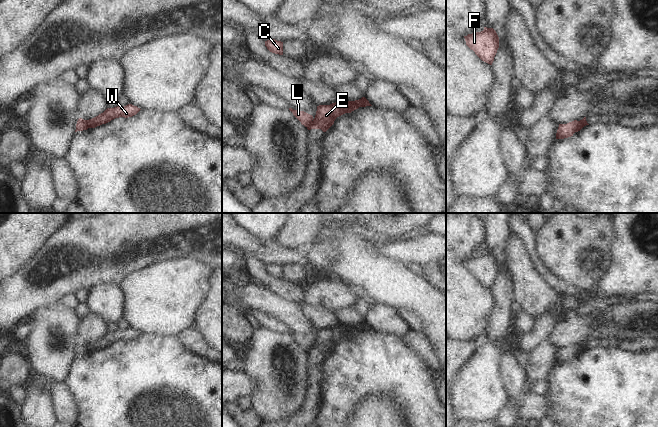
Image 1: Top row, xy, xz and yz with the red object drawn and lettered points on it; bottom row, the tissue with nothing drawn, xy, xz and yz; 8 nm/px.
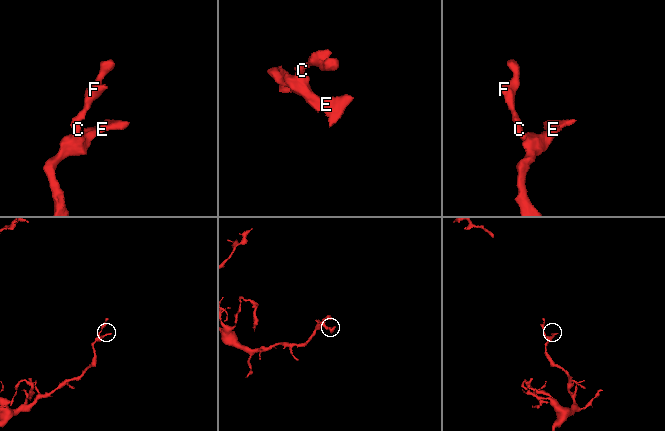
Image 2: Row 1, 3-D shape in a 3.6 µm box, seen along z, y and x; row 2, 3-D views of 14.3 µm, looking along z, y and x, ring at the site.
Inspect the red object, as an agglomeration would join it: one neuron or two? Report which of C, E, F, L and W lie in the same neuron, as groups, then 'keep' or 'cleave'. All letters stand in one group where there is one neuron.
C F L / E W | cleave

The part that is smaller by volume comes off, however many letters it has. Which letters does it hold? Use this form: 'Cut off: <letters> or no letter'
Cut off: E, W

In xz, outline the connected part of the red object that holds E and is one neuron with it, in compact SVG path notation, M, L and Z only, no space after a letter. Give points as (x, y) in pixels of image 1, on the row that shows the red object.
M365 97L355 101L337 101L330 105L319 105L317 106L315 118L307 129L321 129L326 132L334 124L337 117L366 106L372 105Z

